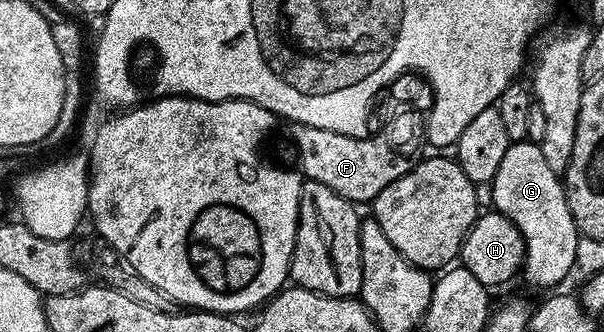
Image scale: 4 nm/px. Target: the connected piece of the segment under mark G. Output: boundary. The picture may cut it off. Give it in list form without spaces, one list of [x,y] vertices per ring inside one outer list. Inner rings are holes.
[[[528,139],[512,142],[499,163],[499,171],[493,176],[493,205],[496,212],[503,214],[517,225],[525,237],[525,263],[523,278],[537,289],[552,290],[573,269],[577,261],[577,224],[567,203],[562,178],[547,163],[540,144]]]

